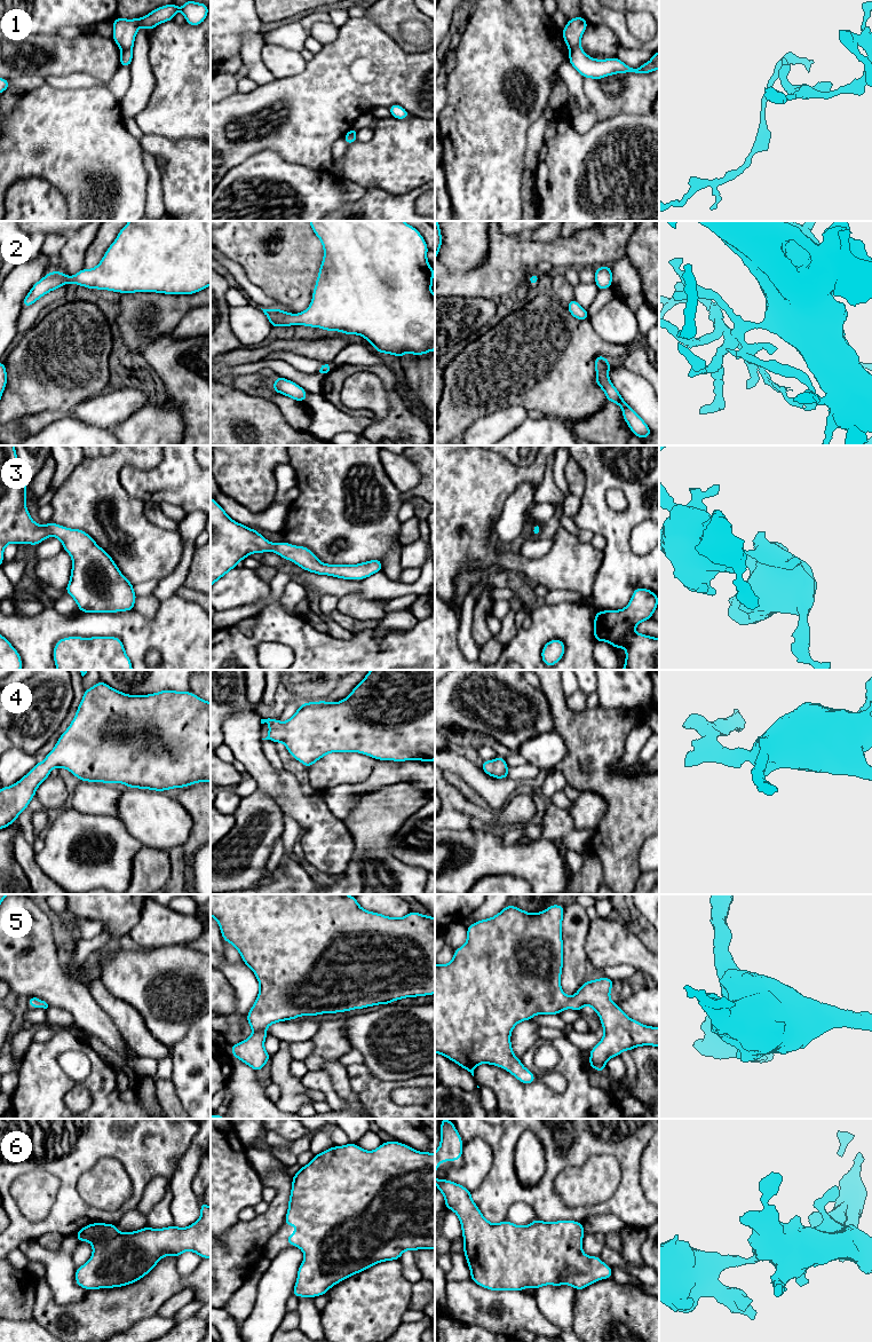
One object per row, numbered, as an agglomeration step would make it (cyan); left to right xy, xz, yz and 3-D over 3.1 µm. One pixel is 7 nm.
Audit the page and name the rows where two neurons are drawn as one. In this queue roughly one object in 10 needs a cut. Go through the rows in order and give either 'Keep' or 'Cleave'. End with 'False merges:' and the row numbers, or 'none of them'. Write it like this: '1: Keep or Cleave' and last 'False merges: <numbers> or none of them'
1: Cleave
2: Keep
3: Keep
4: Keep
5: Keep
6: Keep
False merges: 1

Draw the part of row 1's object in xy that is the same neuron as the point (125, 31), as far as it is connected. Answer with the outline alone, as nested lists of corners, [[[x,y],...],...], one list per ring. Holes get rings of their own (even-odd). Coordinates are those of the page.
[[[188,0],[181,8],[179,8],[175,3],[169,3],[161,6],[140,18],[126,19],[117,17],[112,22],[112,39],[120,49],[133,49],[135,37],[140,26],[150,31],[164,22],[173,21],[179,10],[183,13],[187,24],[197,26],[206,19],[208,15],[208,5]]]

